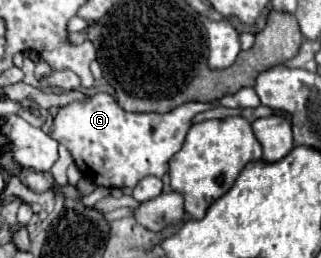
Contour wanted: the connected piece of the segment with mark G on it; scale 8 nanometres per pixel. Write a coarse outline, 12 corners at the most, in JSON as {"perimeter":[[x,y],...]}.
{"perimeter":[[99,92],[59,108],[51,136],[85,178],[133,188],[167,174],[191,118],[125,112]]}

